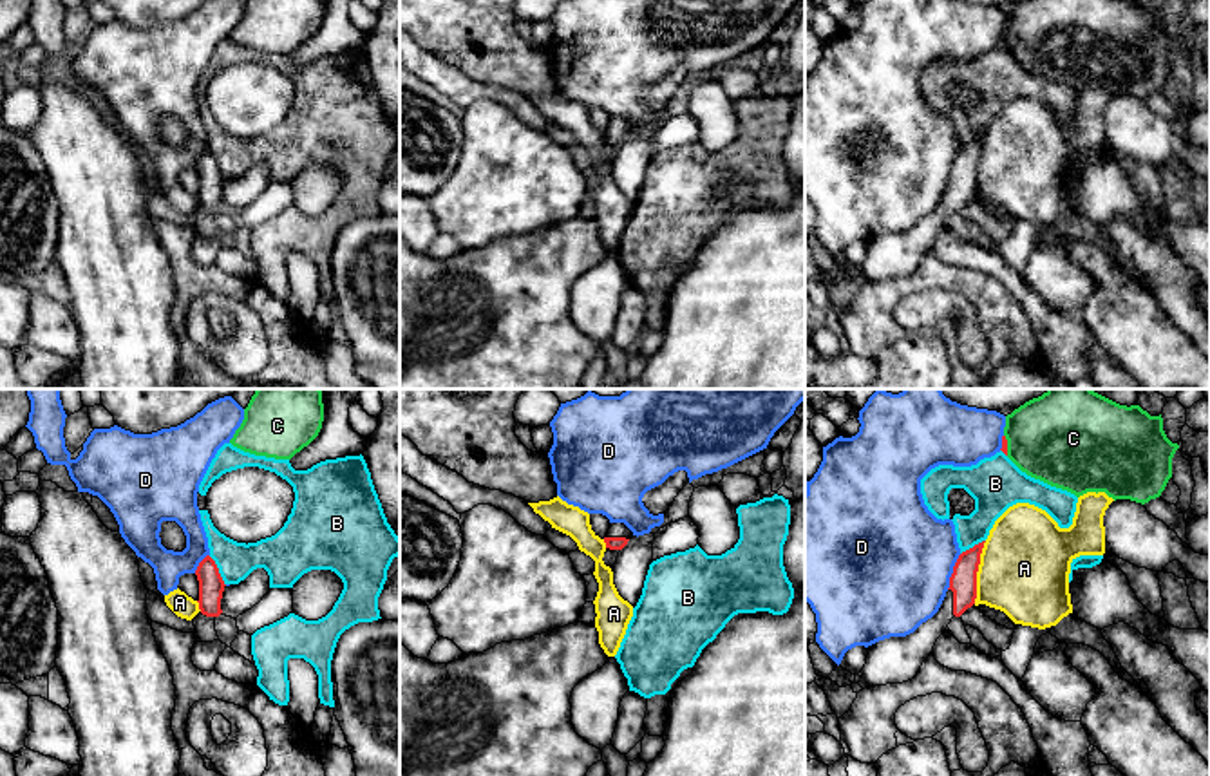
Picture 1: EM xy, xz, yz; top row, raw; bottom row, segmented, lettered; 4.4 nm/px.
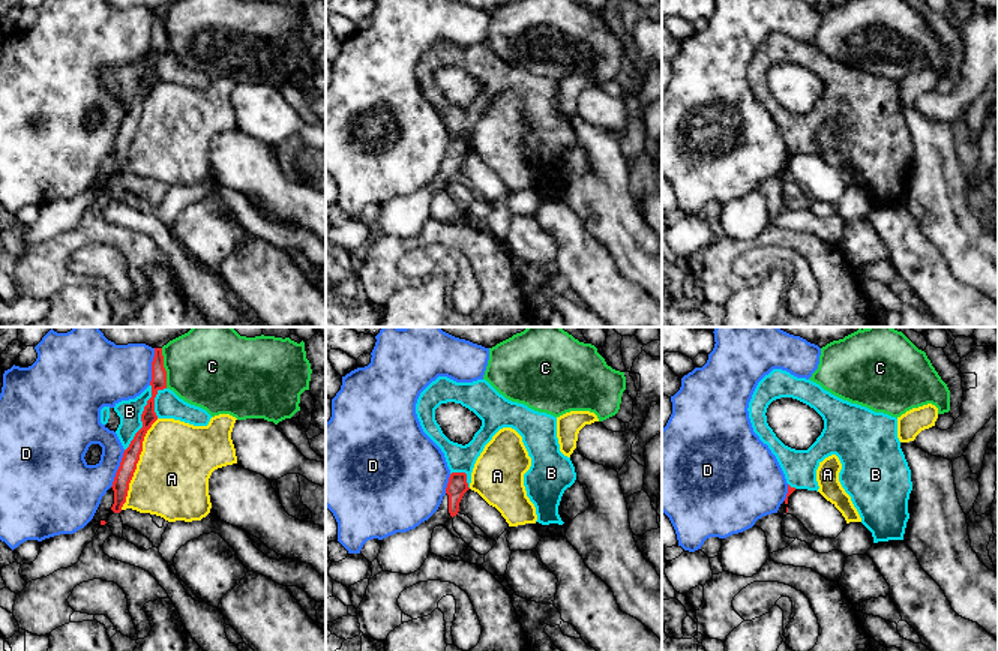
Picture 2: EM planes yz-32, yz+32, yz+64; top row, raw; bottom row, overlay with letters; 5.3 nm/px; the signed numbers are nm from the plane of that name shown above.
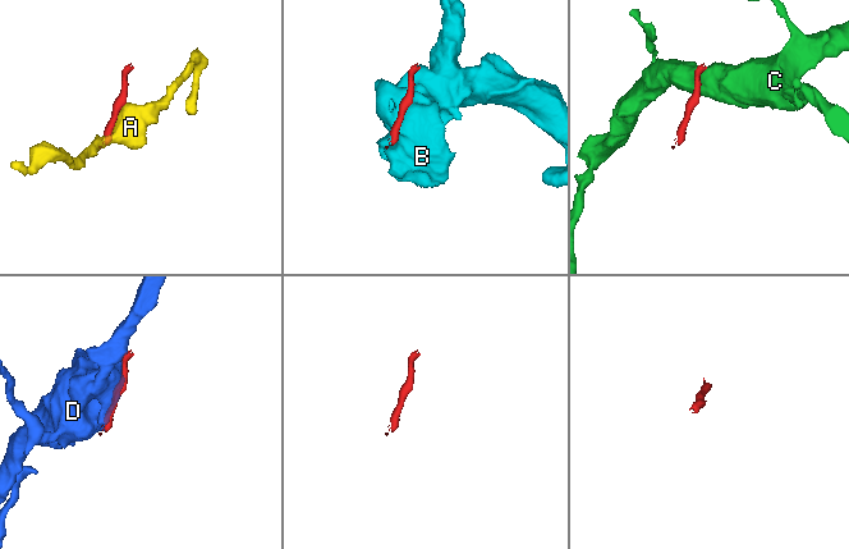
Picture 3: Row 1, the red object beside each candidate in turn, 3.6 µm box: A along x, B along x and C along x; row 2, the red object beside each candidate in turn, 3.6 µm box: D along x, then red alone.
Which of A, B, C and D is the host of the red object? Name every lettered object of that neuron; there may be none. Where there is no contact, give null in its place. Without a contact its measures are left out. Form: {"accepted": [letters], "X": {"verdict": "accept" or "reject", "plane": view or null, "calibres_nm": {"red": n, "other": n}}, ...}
{"accepted": [], "A": {"verdict": "reject", "plane": "yz", "calibres_nm": {"red": 120, "other": 400}}, "B": {"verdict": "reject", "plane": "xy", "calibres_nm": {"red": 110, "other": 170}}, "C": {"verdict": "reject", "plane": "yz", "calibres_nm": {"red": 30, "other": 360}}, "D": {"verdict": "reject", "plane": "yz", "calibres_nm": {"red": 120, "other": 480}}}

